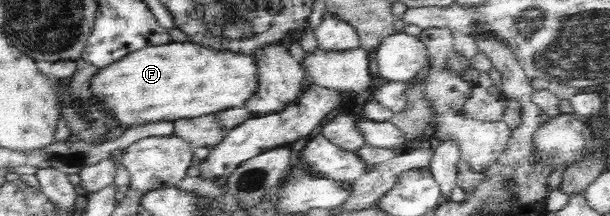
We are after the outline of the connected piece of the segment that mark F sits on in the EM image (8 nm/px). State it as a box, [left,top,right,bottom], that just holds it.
[92,40,260,127]

